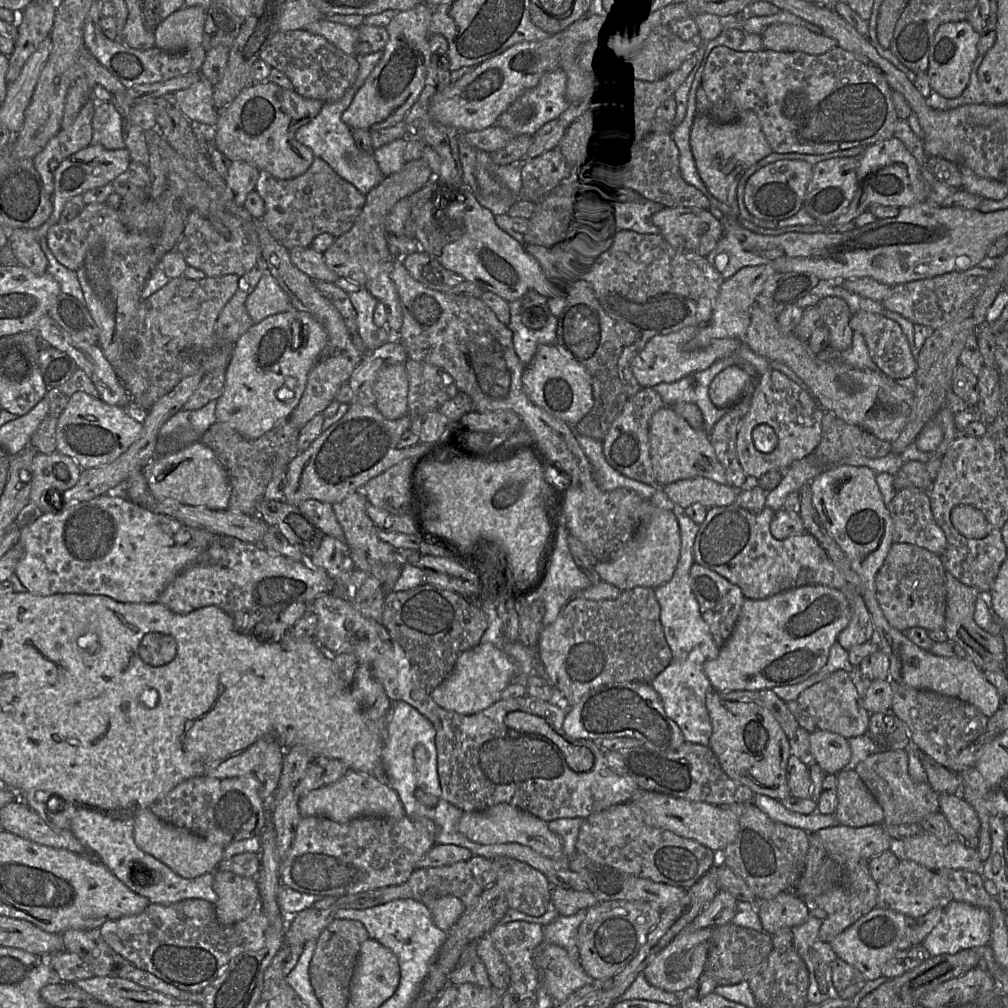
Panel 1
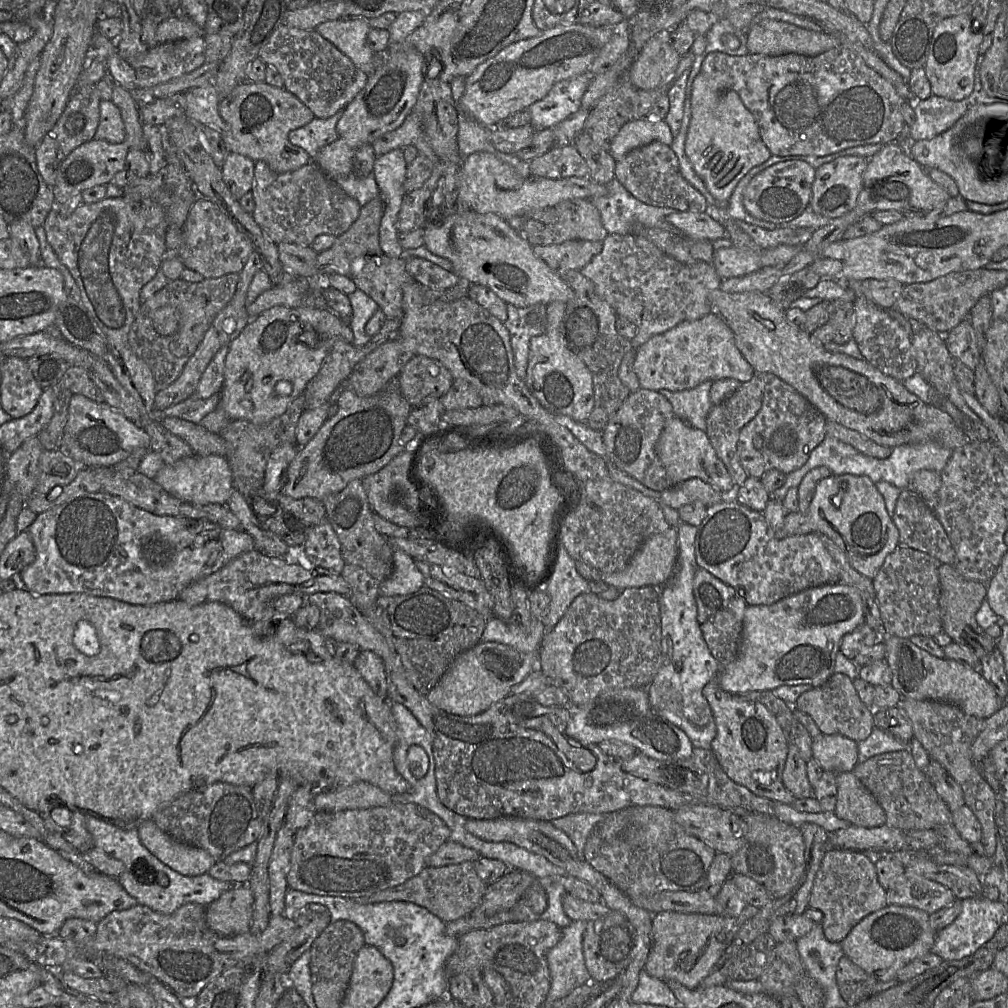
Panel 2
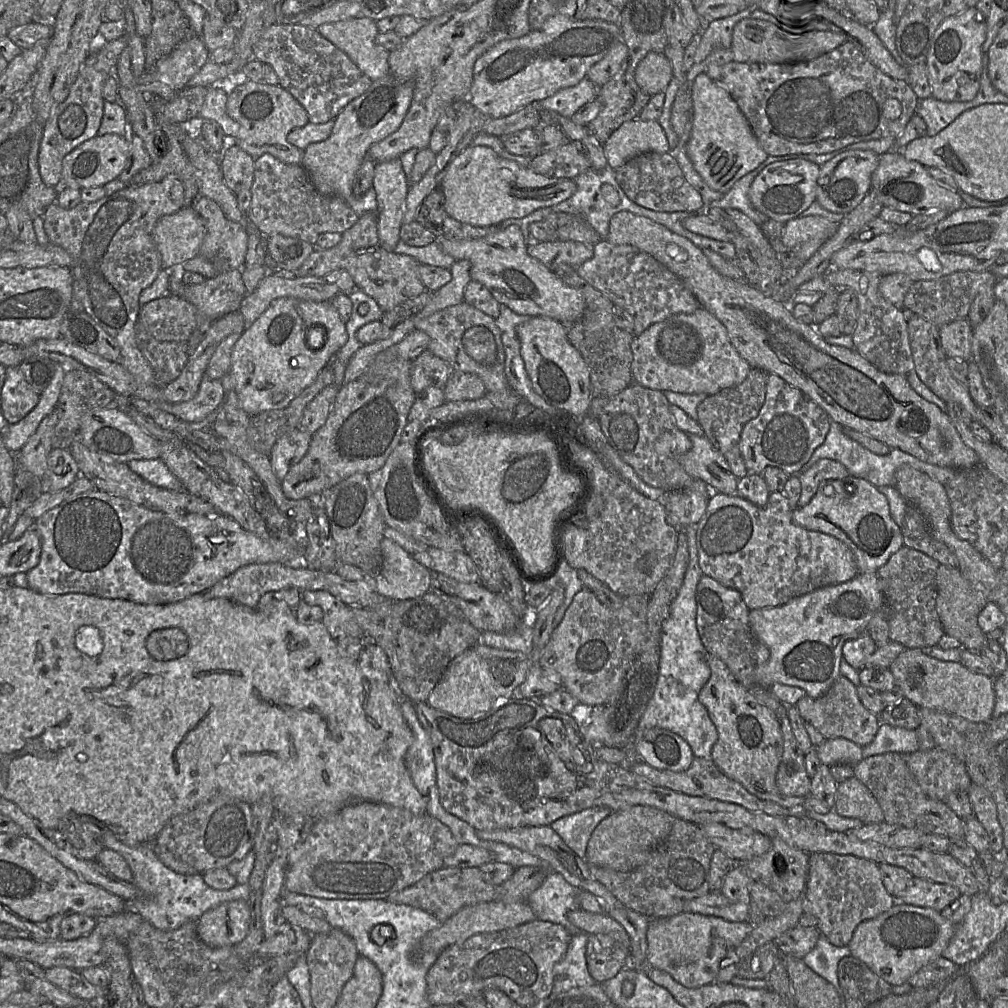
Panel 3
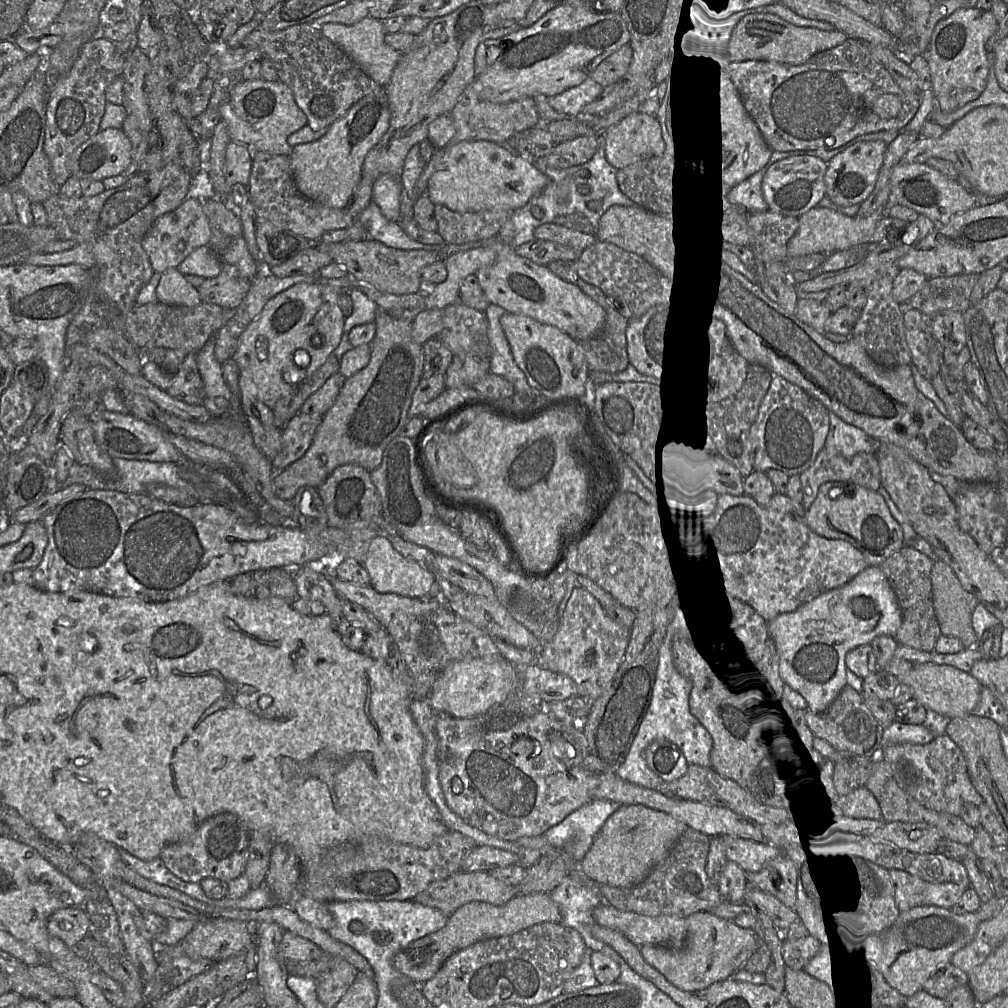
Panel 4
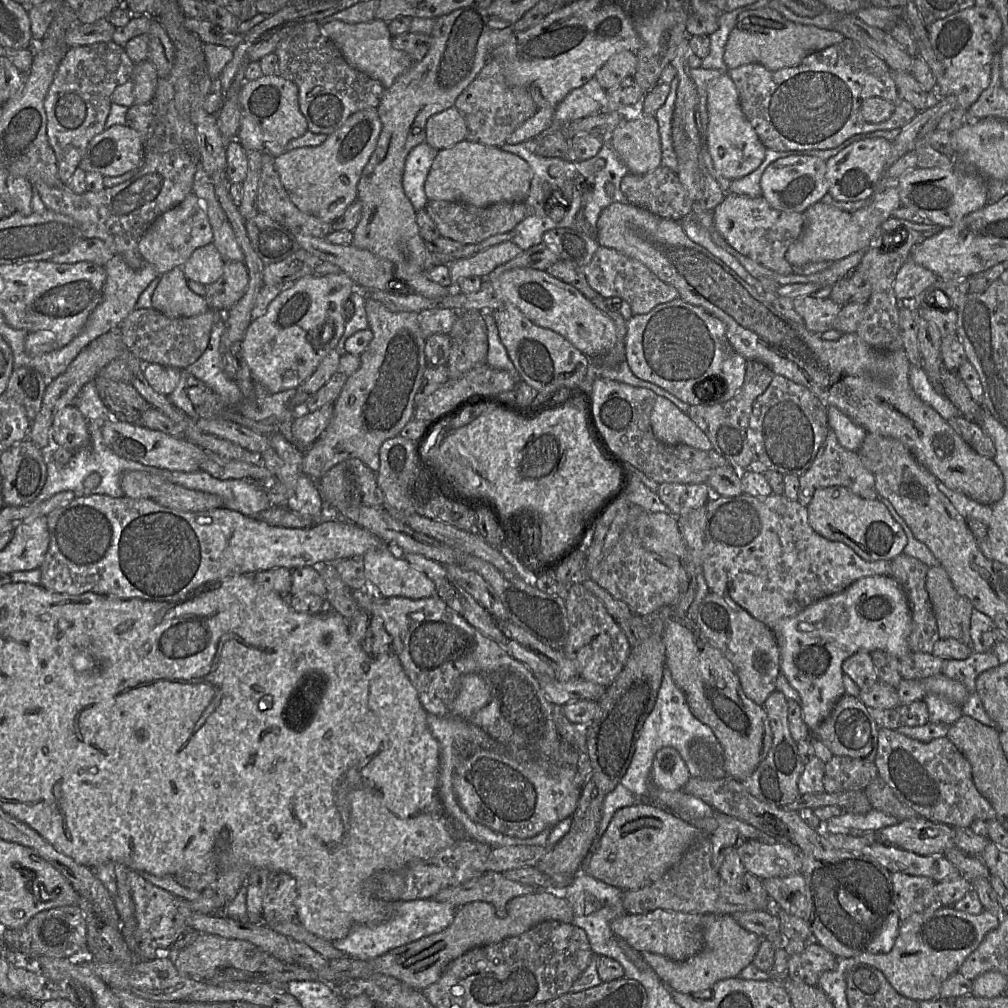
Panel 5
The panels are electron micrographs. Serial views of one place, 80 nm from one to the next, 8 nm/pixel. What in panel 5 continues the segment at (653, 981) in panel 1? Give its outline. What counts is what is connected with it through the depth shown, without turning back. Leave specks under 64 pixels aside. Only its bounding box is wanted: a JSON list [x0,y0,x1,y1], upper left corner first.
[641,914,762,994]

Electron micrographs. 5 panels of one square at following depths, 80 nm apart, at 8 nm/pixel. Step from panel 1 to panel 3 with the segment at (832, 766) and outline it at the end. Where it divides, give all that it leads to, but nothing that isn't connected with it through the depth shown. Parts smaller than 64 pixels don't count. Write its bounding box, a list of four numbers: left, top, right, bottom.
[814,738,863,767]

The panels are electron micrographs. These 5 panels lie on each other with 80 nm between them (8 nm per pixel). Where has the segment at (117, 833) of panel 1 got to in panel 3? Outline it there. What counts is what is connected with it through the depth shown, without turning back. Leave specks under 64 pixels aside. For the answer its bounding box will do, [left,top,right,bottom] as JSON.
[101,829,249,931]

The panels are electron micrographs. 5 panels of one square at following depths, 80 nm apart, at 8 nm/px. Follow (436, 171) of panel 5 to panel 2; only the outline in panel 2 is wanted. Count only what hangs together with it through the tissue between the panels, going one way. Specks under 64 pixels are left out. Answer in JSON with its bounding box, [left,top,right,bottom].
[457,151,607,221]

